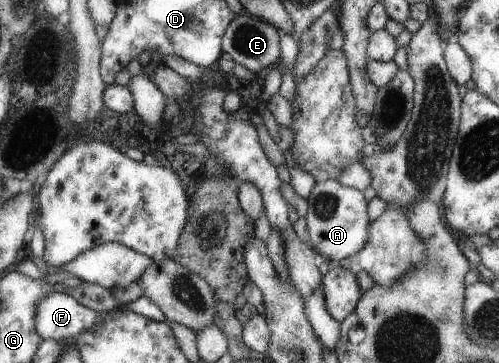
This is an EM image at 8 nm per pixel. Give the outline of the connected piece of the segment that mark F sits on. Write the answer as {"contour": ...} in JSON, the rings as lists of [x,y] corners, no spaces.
{"contour":[[[48,291],[36,301],[33,315],[41,340],[62,341],[74,339],[79,332],[92,328],[111,312],[96,312],[78,304],[66,293]]]}

